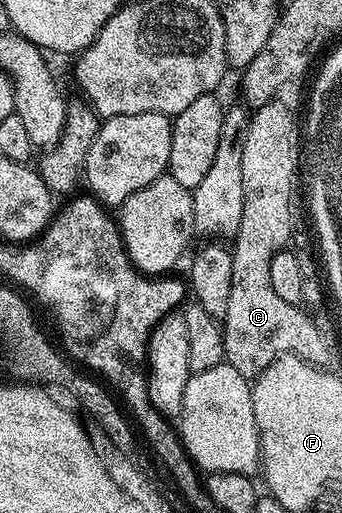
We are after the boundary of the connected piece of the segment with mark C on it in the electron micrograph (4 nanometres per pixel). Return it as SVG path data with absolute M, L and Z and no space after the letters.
M271 102L257 109L251 115L250 128L246 132L246 141L242 147L242 181L244 182L244 214L240 218L238 233L232 238L232 294L228 294L228 310L224 317L224 354L225 363L231 364L240 374L247 378L257 377L272 361L279 356L299 356L313 365L323 360L324 347L318 332L314 331L315 317L309 316L296 304L284 302L284 298L276 298L276 290L272 290L272 282L268 278L268 266L272 266L272 258L283 251L290 240L290 227L294 220L290 217L290 198L292 190L289 185L292 148L290 120L287 105Z

